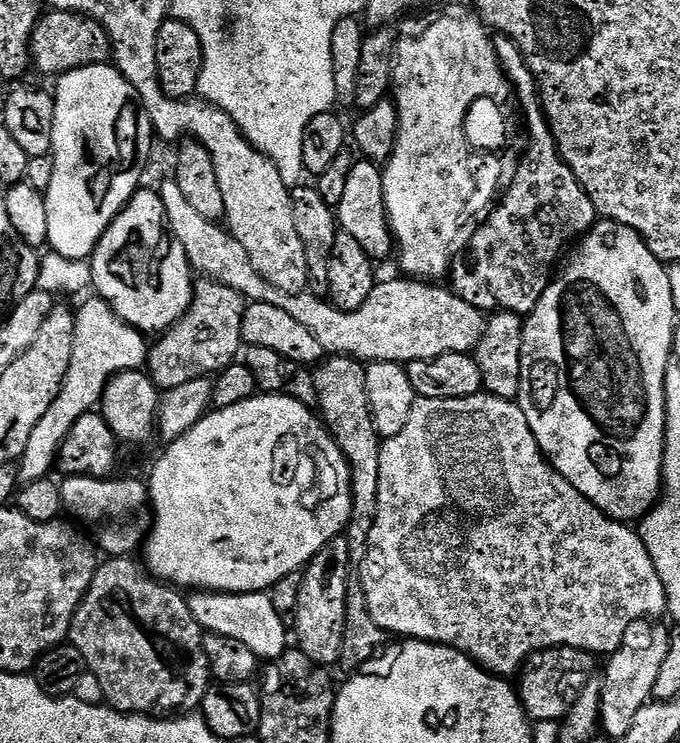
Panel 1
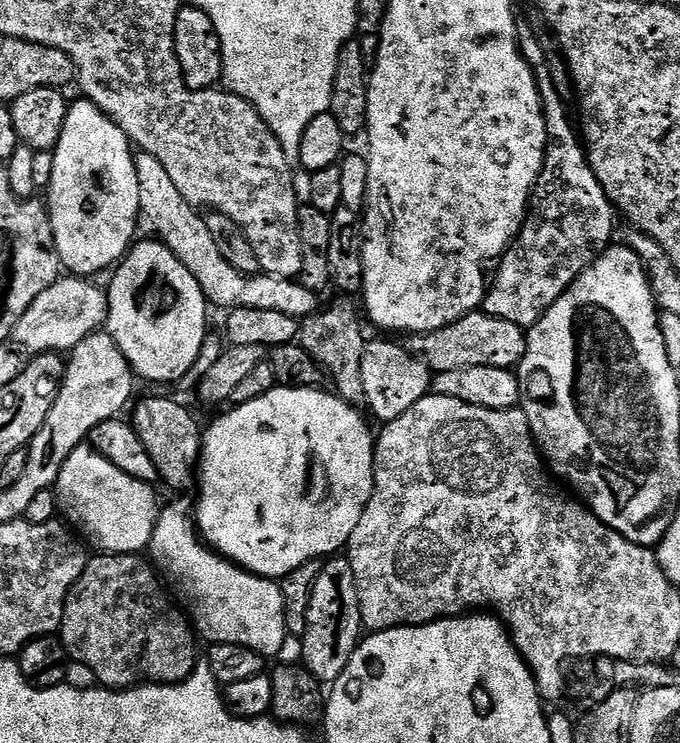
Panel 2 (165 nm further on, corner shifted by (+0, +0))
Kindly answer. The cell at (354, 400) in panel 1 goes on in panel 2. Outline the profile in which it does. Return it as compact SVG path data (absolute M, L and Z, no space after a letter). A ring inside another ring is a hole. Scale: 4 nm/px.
M336 300L333 304L328 304L321 307L319 310L312 313L311 316L303 317L302 323L300 324L300 334L298 337L298 343L301 344L302 347L310 354L310 358L314 358L320 364L321 368L327 372L328 377L332 380L332 386L335 392L335 395L339 396L340 399L347 402L347 404L351 404L353 406L360 406L364 404L364 399L366 398L366 386L362 382L362 354L364 353L364 345L366 343L366 335L364 336L364 328L360 325L360 316L361 313L358 311L356 313L356 308L352 304L347 304L344 300Z

